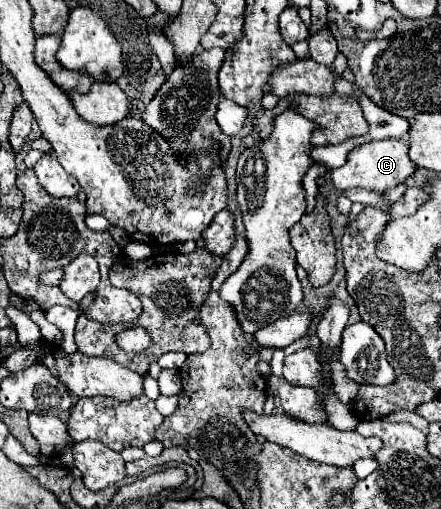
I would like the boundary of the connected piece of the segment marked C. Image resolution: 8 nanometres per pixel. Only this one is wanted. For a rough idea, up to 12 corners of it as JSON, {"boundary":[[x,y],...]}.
{"boundary":[[405,139],[357,145],[331,171],[339,189],[387,191],[417,169]]}

